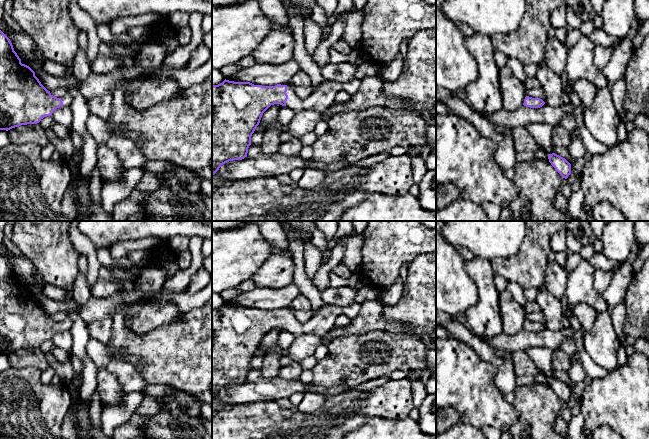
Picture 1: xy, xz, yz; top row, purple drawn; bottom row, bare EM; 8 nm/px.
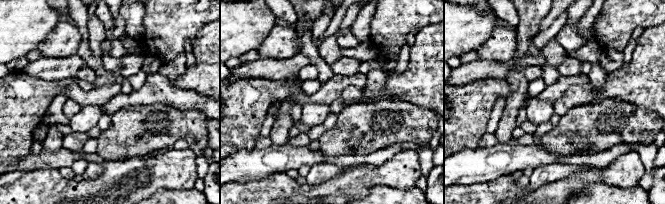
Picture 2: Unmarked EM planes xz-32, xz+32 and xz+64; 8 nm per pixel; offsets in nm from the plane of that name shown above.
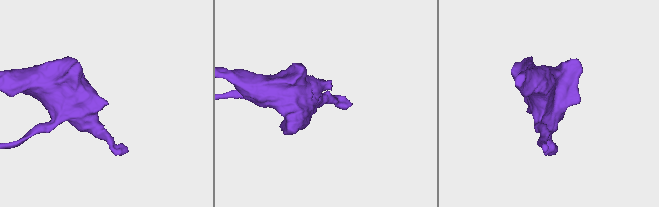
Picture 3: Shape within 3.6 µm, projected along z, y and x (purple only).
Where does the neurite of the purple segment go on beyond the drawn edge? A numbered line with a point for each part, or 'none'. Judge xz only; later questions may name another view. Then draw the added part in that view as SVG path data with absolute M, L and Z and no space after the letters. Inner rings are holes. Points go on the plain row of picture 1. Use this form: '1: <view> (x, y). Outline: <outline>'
1: xz (319, 324). Outline: M353 302L345 307L325 304L319 313L313 315L310 320L305 323L299 322L293 313L293 310L287 308L286 330L293 335L312 334L323 337L329 330L335 326L337 317L340 314L345 314L351 320L357 317L360 311L360 303Z

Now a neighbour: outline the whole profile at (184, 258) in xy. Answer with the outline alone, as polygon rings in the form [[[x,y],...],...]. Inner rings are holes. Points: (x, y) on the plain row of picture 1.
[[[189,249],[180,252],[176,256],[176,262],[180,268],[180,270],[184,270],[189,268],[192,262],[192,253]]]

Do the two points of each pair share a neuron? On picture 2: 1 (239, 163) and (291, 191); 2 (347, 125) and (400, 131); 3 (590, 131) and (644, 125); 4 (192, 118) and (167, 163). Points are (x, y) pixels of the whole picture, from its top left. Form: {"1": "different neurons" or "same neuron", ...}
{"1": "different neurons", "2": "same neuron", "3": "same neuron", "4": "different neurons"}

